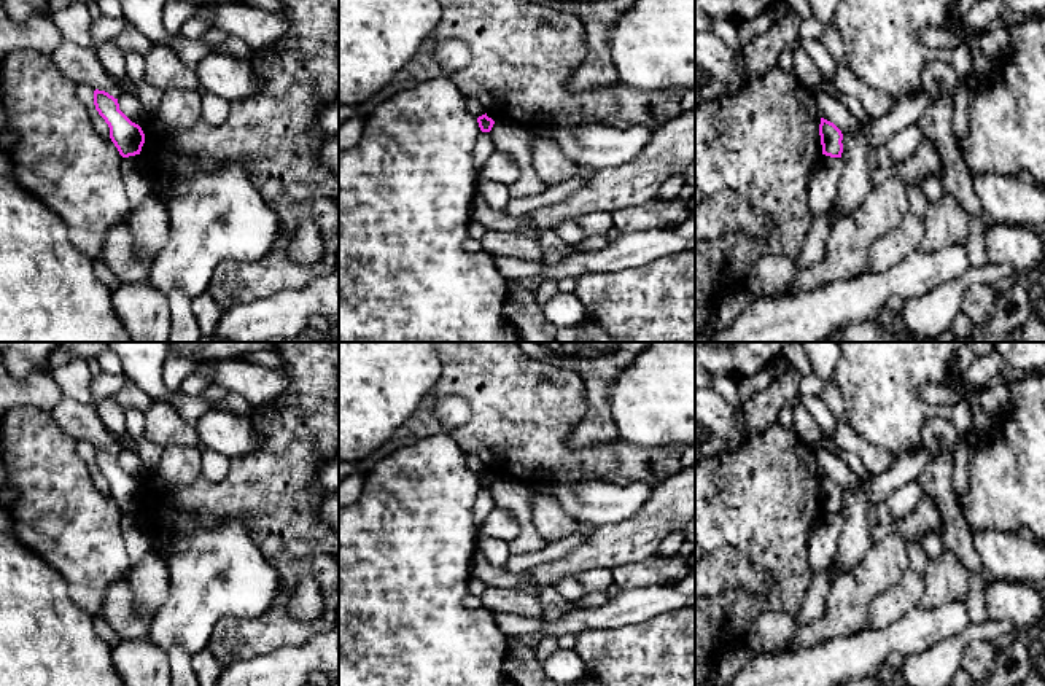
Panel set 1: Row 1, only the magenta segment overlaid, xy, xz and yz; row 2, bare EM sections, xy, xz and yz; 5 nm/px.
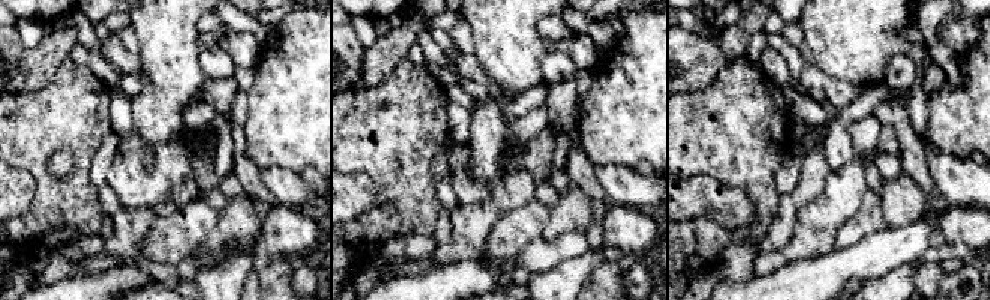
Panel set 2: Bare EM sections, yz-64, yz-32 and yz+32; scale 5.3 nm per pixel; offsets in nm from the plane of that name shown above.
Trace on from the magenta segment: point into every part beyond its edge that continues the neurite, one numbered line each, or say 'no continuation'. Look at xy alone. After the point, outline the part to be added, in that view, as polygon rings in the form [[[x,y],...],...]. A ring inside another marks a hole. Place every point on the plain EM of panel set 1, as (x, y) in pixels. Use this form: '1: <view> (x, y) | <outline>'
no continuation

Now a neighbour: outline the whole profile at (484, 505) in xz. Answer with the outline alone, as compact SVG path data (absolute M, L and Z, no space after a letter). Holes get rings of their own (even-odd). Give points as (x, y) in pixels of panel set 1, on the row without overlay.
M480 489L476 495L474 506L472 506L472 516L477 527L480 527L488 514L495 509L495 501L490 495L490 489Z

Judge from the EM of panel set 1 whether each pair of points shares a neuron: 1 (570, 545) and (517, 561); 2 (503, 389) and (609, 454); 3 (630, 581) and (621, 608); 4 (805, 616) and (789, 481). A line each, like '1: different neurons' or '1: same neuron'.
1: same neuron
2: same neuron
3: different neurons
4: different neurons

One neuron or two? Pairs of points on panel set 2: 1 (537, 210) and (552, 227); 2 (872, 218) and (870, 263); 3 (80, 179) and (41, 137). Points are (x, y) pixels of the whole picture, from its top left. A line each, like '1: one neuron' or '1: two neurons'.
1: two neurons
2: two neurons
3: one neuron

